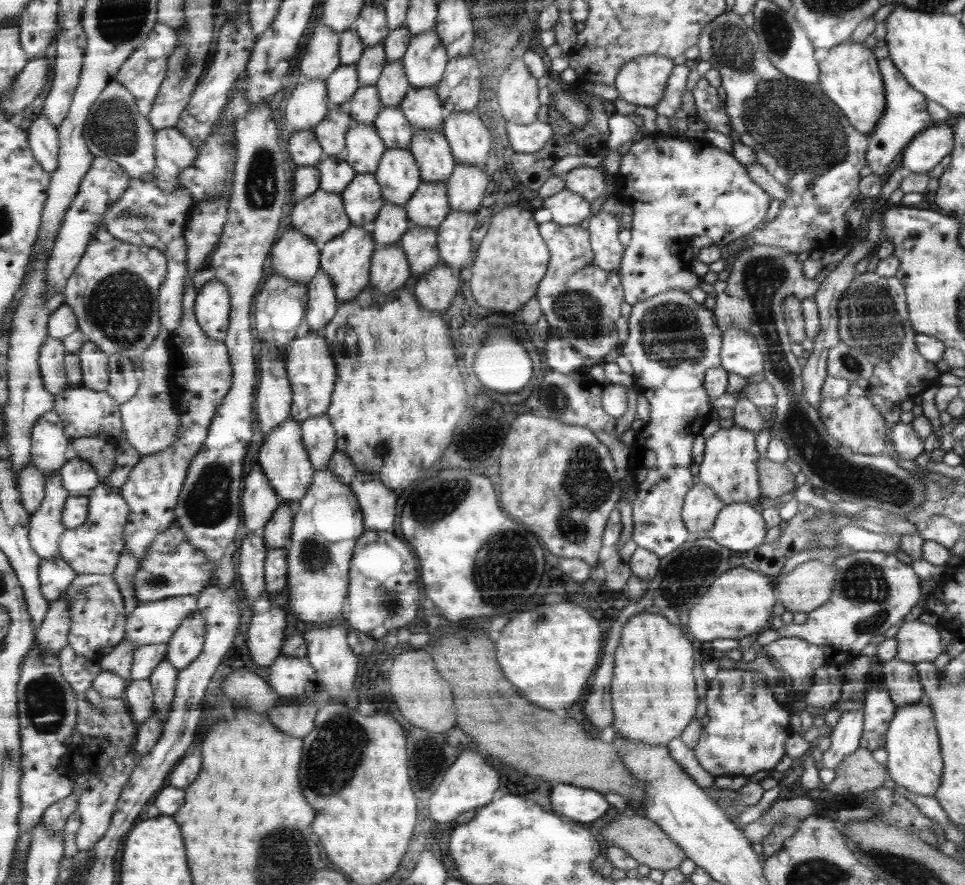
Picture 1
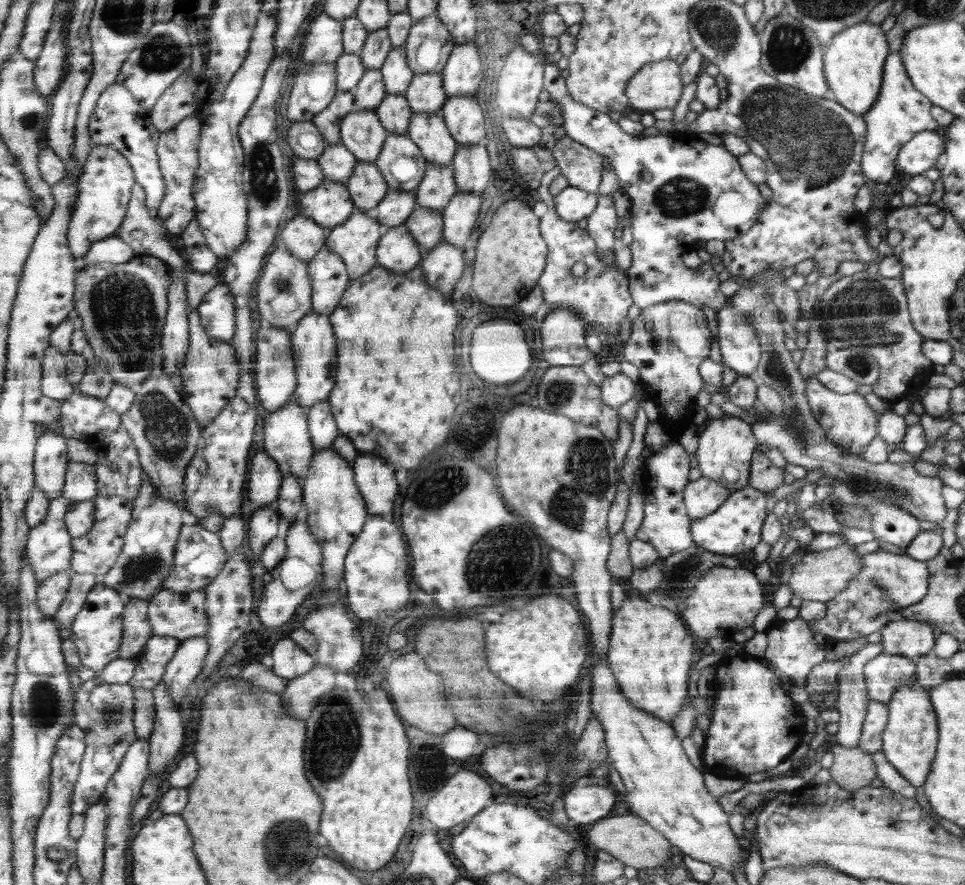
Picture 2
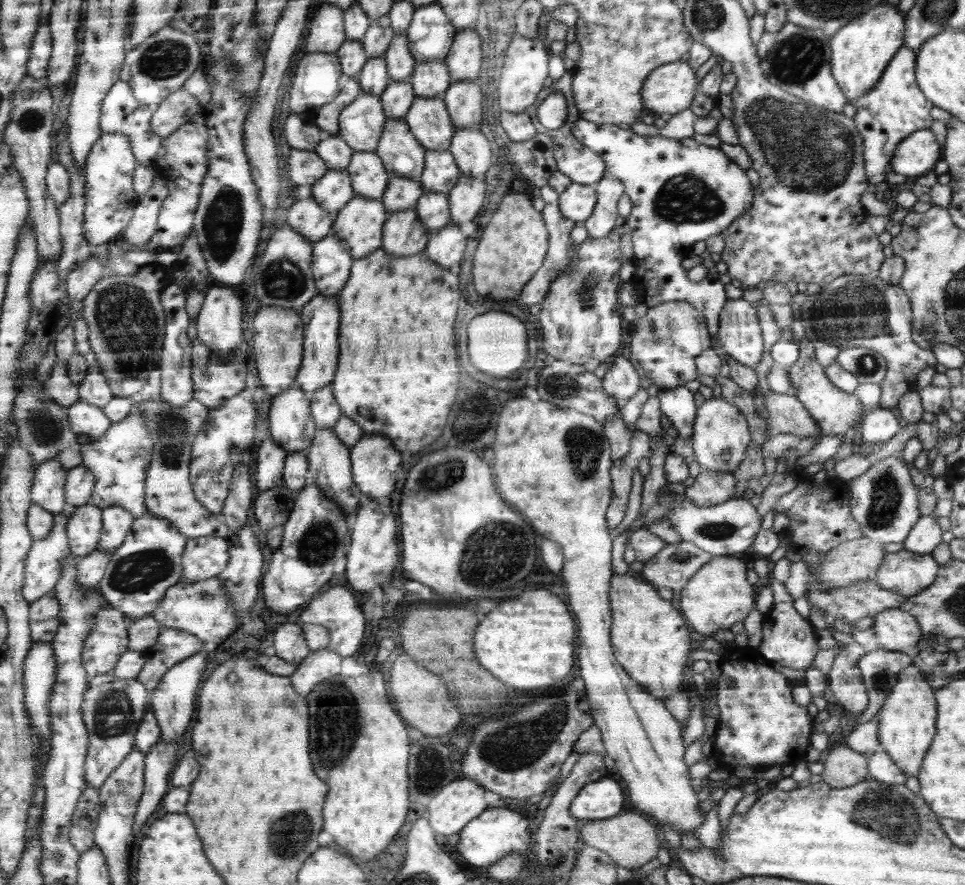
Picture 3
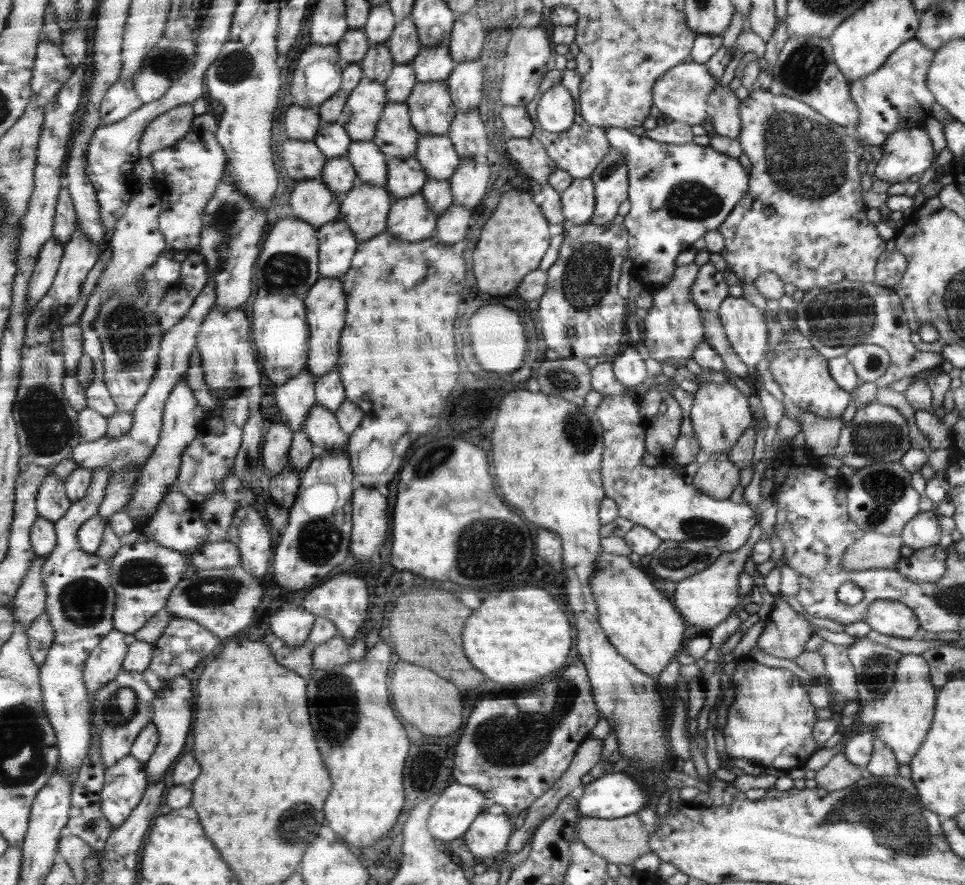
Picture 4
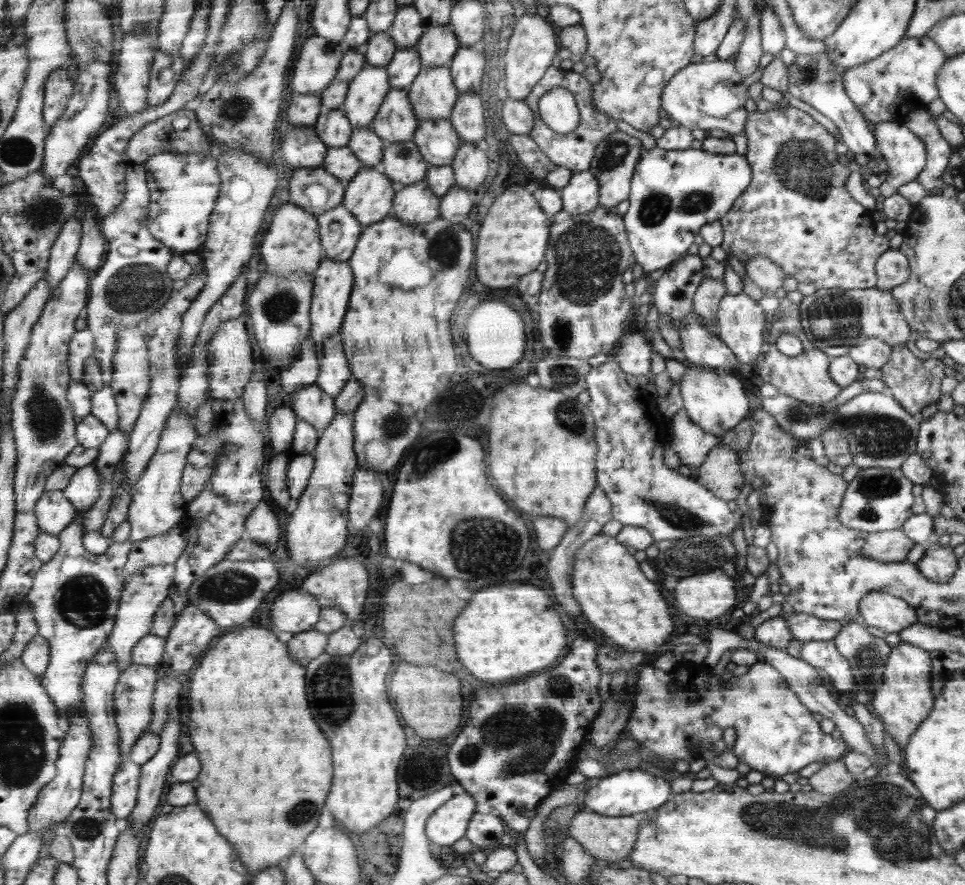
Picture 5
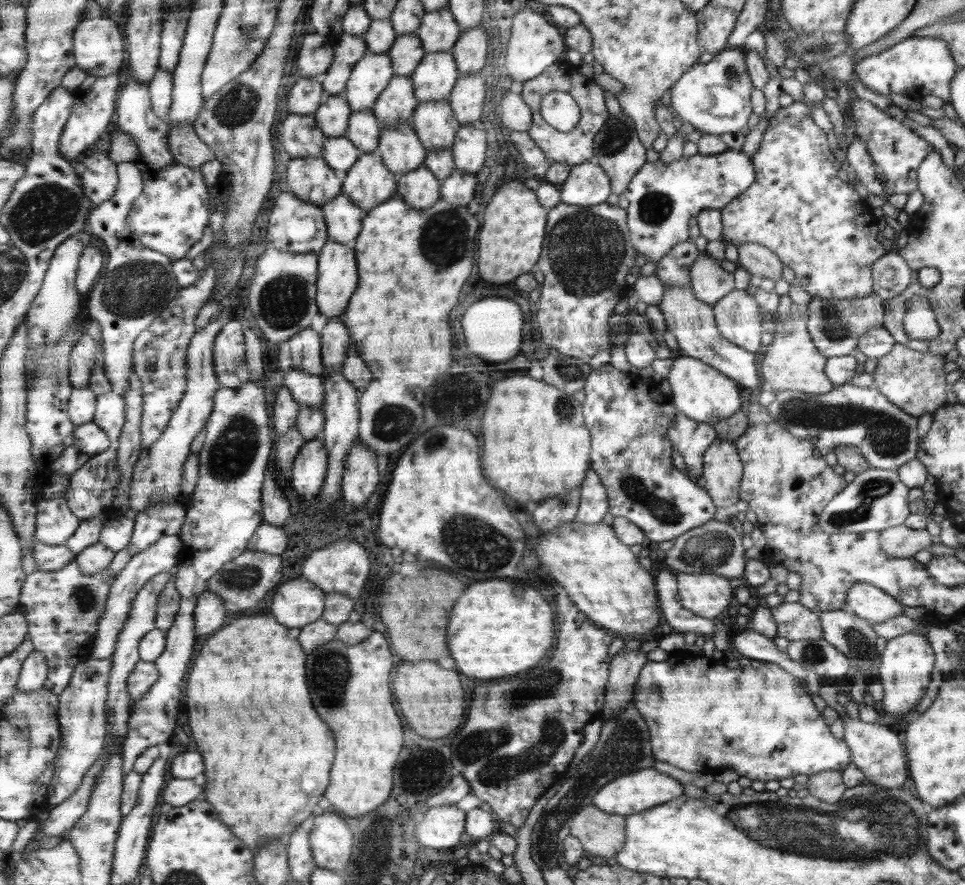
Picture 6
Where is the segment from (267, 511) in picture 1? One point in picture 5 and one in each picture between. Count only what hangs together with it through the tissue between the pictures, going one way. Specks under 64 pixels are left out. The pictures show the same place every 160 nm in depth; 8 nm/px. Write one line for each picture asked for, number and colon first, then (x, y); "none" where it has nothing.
2: (265, 481)
3: (271, 458)
4: (278, 439)
5: (281, 426)

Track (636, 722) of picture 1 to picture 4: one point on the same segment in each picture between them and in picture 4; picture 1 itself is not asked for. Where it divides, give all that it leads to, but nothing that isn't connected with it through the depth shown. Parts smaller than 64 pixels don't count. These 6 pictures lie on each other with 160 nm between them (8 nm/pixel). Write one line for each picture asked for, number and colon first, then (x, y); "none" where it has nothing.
2: (650, 656)
3: (650, 639)
4: (645, 628)

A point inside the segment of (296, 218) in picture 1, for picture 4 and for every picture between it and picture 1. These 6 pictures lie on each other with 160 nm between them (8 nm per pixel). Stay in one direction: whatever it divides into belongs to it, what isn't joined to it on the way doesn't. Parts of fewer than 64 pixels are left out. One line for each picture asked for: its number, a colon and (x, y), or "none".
2: (330, 204)
3: (334, 191)
4: (339, 174)

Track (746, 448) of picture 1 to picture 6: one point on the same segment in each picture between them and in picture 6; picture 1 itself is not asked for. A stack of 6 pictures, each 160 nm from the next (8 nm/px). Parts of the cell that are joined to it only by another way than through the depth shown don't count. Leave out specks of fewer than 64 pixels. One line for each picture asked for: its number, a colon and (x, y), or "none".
2: (725, 447)
3: (721, 438)
4: (720, 414)
5: (714, 400)
6: (704, 394)

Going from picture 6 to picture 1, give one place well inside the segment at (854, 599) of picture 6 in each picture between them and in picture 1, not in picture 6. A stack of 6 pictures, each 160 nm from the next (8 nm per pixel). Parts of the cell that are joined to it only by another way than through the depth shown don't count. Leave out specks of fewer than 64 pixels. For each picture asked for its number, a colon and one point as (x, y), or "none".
1: (916, 642)
2: (910, 638)
3: (896, 630)
4: (890, 617)
5: (881, 609)

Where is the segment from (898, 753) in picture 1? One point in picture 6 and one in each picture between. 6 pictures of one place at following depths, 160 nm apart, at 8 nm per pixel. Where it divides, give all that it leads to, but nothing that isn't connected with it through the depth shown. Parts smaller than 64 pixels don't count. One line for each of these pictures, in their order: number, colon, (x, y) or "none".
2: (909, 740)
3: (907, 722)
4: (902, 718)
5: (905, 698)
6: (906, 666)

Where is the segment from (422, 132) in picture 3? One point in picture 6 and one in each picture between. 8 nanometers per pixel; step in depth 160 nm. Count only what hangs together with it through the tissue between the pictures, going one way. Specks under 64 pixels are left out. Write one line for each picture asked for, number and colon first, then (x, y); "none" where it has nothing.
4: (432, 111)
5: (433, 94)
6: (437, 74)

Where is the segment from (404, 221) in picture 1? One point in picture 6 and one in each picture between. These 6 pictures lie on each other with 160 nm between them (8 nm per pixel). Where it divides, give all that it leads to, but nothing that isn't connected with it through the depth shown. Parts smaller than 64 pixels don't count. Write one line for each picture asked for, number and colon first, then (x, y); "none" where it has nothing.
2: (397, 206)
3: (402, 194)
4: (405, 176)
5: (402, 162)
6: (400, 148)

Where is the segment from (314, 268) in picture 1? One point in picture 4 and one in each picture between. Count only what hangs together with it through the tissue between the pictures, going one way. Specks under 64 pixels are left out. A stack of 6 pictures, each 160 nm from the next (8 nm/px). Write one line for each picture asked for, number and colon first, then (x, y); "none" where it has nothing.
2: (305, 238)
3: (306, 217)
4: (312, 201)

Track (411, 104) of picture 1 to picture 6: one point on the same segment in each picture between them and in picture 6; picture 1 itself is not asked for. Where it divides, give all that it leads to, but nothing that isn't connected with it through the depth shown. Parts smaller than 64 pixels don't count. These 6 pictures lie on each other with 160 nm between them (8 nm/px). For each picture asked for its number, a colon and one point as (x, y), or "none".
2: (426, 93)
3: (431, 78)
4: (433, 63)
5: (438, 45)
6: (439, 31)

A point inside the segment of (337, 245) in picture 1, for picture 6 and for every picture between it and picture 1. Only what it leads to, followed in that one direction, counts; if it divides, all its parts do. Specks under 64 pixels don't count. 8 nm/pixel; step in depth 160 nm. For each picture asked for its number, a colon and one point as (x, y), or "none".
2: (356, 241)
3: (360, 224)
4: (366, 207)
5: (370, 196)
6: (369, 183)

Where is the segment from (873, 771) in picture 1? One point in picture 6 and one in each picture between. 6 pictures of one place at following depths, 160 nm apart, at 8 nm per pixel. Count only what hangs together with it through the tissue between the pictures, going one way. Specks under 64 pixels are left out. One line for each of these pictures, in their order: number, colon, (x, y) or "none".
2: (853, 769)
3: (844, 767)
4: (839, 773)
5: (833, 778)
6: (828, 785)

